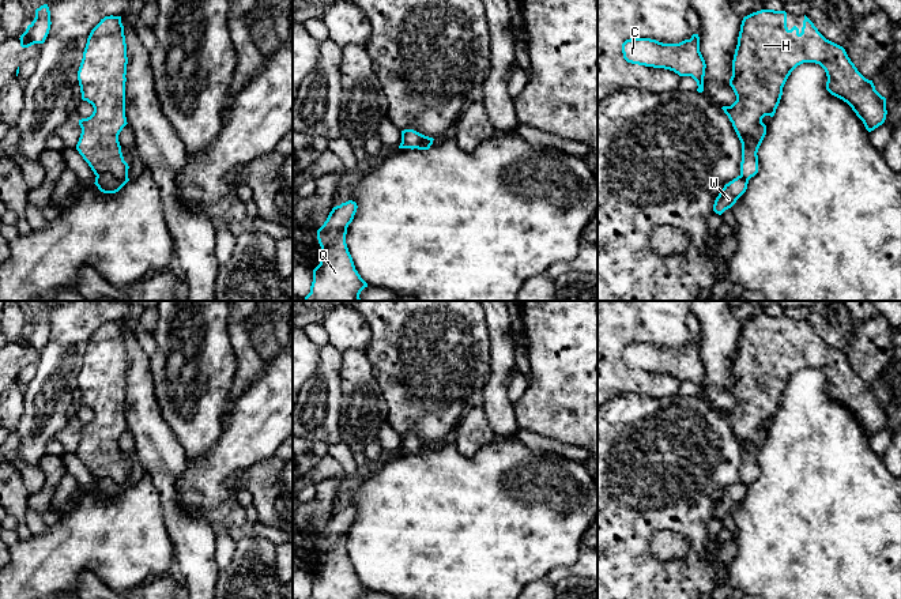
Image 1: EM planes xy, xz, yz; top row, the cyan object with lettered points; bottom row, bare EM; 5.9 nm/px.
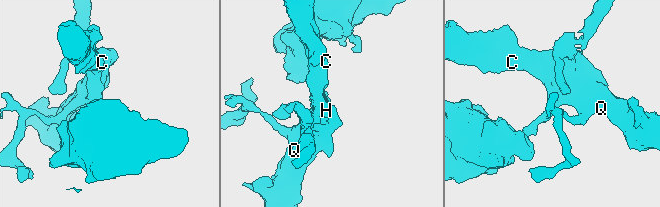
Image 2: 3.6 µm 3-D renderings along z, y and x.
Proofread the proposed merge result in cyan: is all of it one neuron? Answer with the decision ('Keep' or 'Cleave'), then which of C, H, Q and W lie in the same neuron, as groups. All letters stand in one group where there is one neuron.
Cleave. Groups: C H Q / W

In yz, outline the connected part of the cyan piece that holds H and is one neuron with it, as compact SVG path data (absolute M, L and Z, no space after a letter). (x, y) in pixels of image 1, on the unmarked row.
M761 314L743 323L738 350L732 365L732 392L736 406L721 414L728 421L742 448L740 481L750 485L758 478L758 453L766 440L765 421L773 422L783 400L783 392L791 377L803 368L819 369L828 381L826 395L847 407L863 426L868 437L886 425L886 403L866 384L848 362L845 354L826 344L804 320L803 332L787 332L787 317Z

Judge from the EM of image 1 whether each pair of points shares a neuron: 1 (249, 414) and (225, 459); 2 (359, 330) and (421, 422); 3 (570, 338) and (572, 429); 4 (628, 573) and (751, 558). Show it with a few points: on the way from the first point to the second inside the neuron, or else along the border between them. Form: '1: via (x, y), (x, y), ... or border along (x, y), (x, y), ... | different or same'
1: via (249, 425), (249, 434), (236, 448) | same
2: border along (361, 315), (370, 332), (366, 350) | different
3: via (579, 361), (579, 406) | same
4: border along (736, 542), (736, 556), (728, 569) | different

